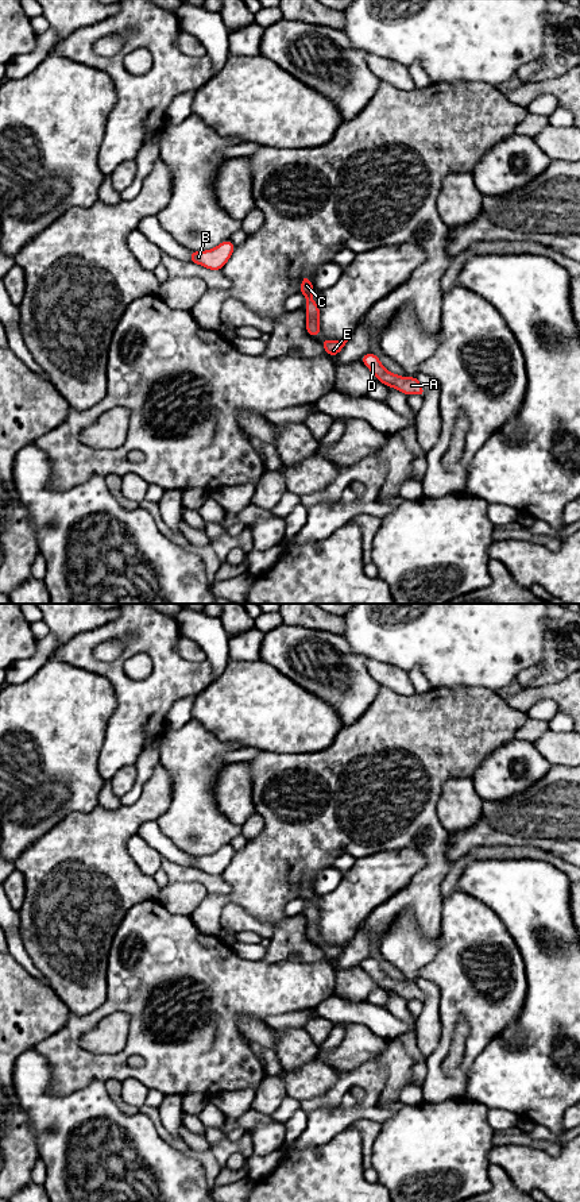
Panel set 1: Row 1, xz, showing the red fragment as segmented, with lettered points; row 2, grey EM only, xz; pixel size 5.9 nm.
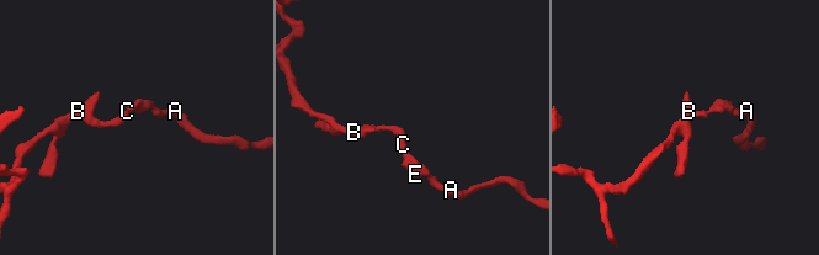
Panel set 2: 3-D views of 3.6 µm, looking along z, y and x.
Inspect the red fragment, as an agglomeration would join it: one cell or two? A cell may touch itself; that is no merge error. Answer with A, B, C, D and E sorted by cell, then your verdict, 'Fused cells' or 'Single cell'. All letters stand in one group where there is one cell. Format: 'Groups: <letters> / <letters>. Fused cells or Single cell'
Groups: A B C D E. Single cell

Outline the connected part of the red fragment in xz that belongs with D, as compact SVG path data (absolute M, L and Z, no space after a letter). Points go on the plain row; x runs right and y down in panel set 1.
M367 958L361 962L361 967L370 974L370 976L378 983L380 989L387 990L388 993L395 993L403 999L418 999L421 1002L425 1001L425 995L421 991L417 982L401 982L398 979L393 979L387 974L383 972L380 964L376 959Z

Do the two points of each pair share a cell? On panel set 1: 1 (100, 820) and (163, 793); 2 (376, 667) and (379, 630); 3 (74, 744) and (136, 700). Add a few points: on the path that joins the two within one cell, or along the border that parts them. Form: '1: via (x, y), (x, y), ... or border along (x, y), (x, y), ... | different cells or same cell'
1: via (116, 820), (127, 820), (147, 808) | same cell
2: border along (368, 658), (390, 663), (406, 671) | different cells
3: border along (115, 690), (116, 708), (99, 752) | different cells

